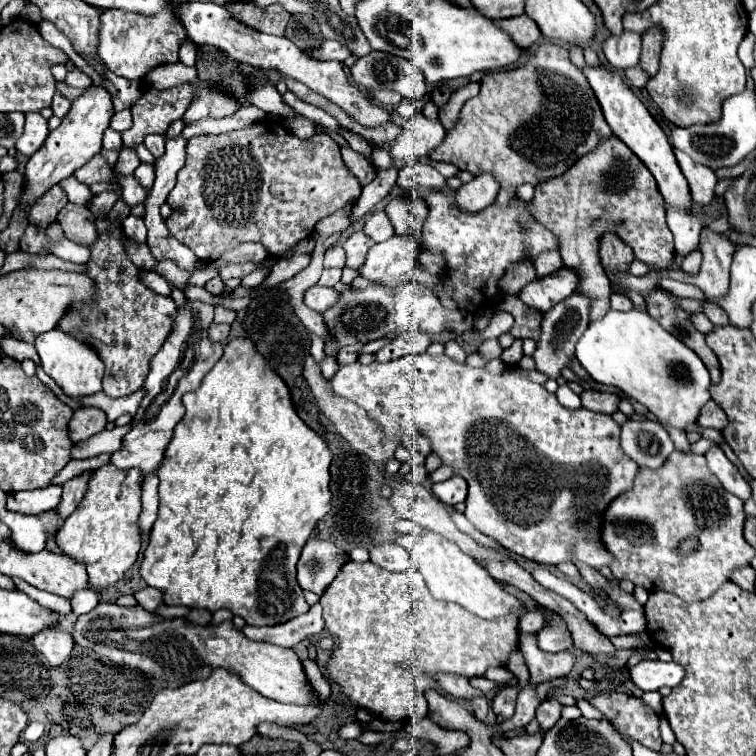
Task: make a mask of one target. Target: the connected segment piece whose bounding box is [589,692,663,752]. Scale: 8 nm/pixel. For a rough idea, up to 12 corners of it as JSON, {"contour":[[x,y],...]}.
{"contour":[[593,696],[621,734],[659,752],[659,716],[641,698]]}

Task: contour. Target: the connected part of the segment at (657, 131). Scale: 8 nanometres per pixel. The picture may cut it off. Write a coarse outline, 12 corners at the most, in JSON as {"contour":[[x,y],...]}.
{"contour":[[585,66],[605,120],[667,206],[691,210],[673,148],[621,76]]}

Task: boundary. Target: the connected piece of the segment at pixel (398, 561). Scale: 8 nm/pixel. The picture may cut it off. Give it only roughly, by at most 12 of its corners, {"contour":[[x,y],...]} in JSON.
{"contour":[[379,544],[371,562],[389,570],[409,570],[411,556],[399,544]]}

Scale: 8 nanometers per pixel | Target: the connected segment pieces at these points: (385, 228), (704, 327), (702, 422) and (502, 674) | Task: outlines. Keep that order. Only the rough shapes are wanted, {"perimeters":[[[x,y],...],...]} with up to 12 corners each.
{"perimeters":[[[385,212],[365,220],[363,232],[373,242],[391,238],[393,226]],[[703,312],[691,314],[691,324],[699,332],[711,332],[713,324]],[[709,400],[699,416],[699,426],[723,430],[725,412]],[[505,667],[489,668],[485,678],[511,684],[513,674]]]}

